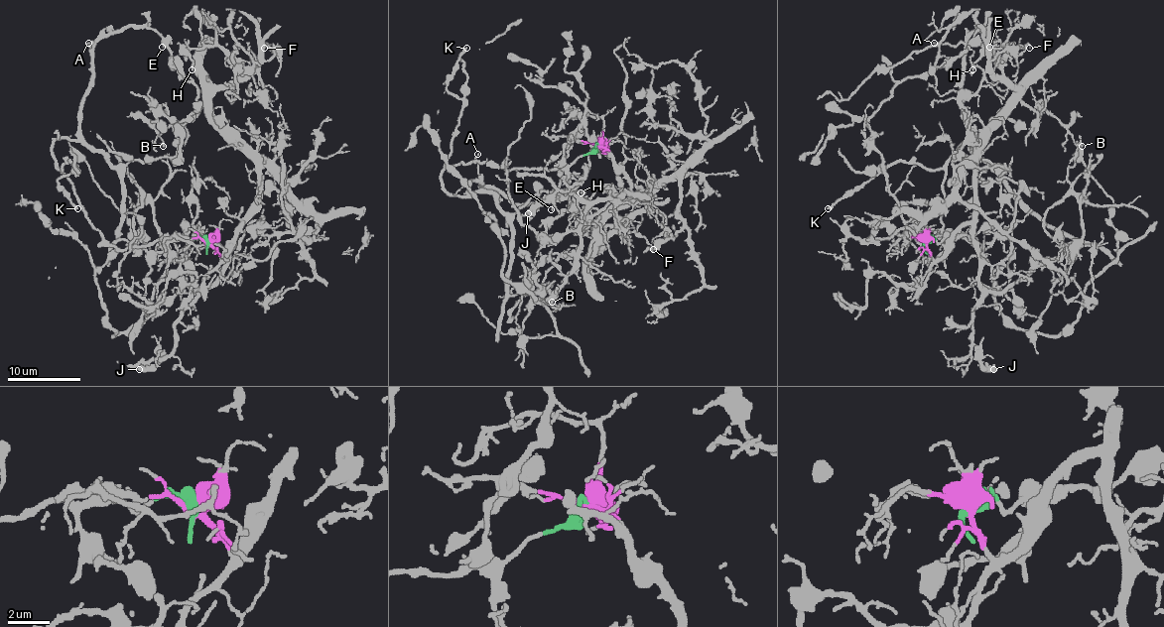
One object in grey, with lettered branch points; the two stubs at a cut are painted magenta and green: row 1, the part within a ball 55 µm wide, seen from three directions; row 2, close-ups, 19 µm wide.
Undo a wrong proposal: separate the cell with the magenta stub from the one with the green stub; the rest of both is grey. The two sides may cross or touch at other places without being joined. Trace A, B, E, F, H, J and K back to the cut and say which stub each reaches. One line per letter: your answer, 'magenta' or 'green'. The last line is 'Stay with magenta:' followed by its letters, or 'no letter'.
A: green
B: magenta
E: green
F: magenta
H: magenta
J: magenta
K: green
Stay with magenta: B, F, H, J

